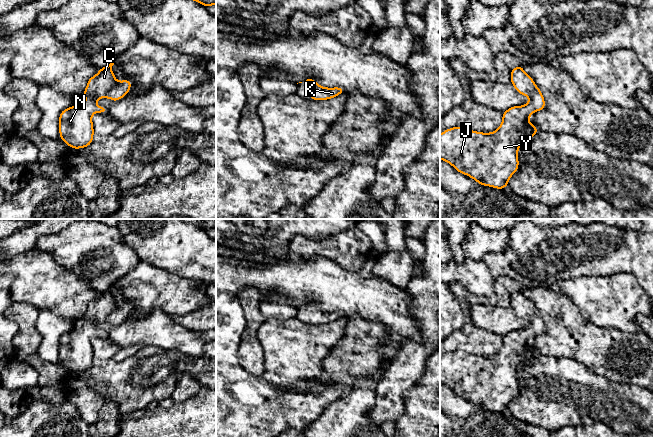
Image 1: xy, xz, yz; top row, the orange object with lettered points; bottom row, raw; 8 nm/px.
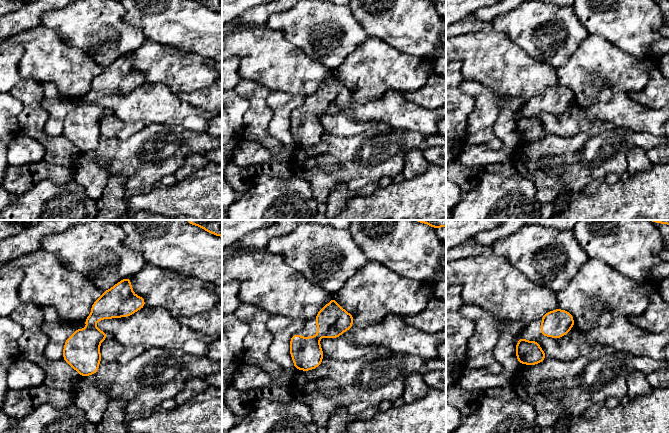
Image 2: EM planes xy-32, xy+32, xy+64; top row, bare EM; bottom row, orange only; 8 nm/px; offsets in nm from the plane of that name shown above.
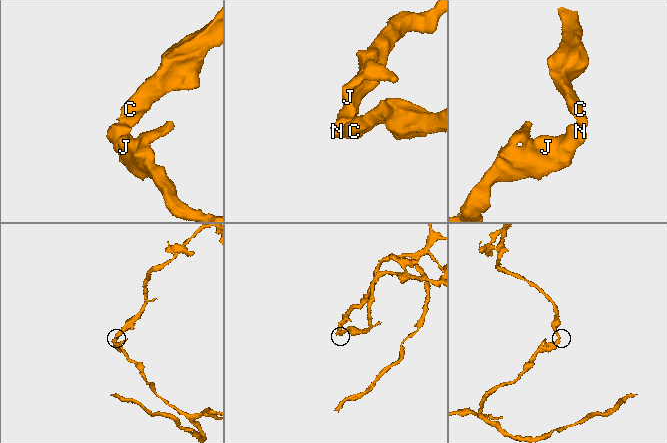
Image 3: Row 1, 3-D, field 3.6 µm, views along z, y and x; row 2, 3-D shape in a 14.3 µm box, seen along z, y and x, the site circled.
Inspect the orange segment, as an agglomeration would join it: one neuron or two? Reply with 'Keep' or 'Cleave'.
Keep

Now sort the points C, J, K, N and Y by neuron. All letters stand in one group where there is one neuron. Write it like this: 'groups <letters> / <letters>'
groups C J K N Y

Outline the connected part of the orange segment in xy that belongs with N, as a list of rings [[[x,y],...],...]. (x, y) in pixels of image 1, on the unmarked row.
[[[114,285],[88,304],[83,317],[86,325],[82,330],[71,330],[61,336],[59,357],[69,371],[79,373],[91,368],[94,359],[92,339],[107,336],[106,332],[96,329],[98,323],[118,325],[130,315],[131,305],[117,305],[111,294],[113,289]]]

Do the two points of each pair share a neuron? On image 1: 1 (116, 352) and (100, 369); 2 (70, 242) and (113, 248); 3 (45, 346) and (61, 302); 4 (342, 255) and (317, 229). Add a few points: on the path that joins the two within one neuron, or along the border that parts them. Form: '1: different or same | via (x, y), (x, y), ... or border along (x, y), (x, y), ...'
1: different | border along (132, 354), (120, 360), (98, 359), (94, 357)
2: same | via (81, 253), (102, 253)
3: different | border along (39, 309), (48, 309), (57, 315), (74, 320)
4: different | border along (348, 229), (323, 239), (311, 240), (303, 236)

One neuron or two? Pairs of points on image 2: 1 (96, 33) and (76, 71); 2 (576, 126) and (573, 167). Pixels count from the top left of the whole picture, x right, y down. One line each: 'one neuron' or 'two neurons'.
1: two neurons
2: two neurons

